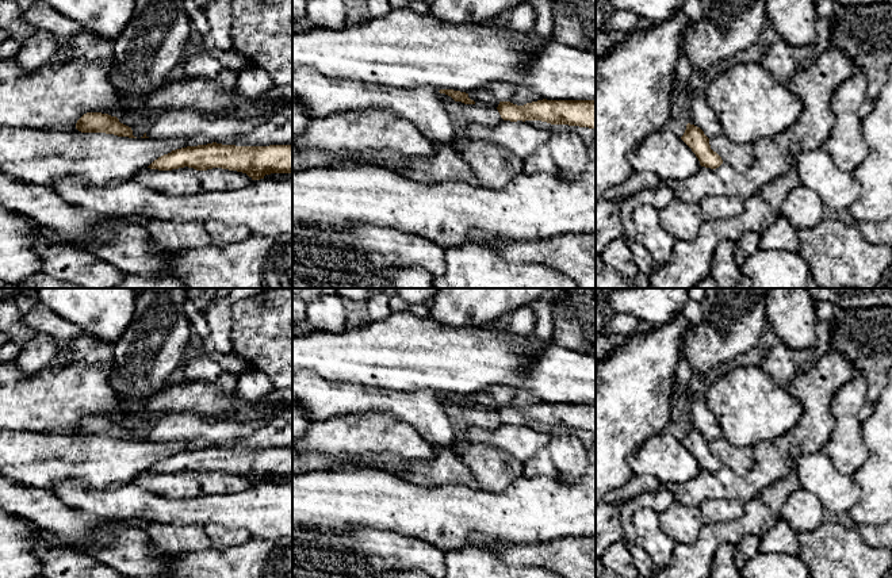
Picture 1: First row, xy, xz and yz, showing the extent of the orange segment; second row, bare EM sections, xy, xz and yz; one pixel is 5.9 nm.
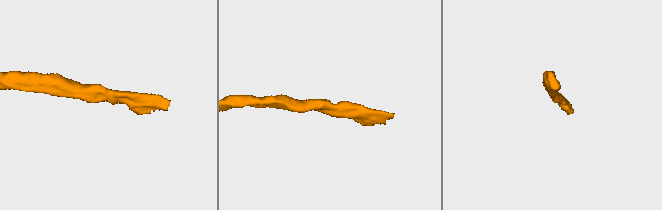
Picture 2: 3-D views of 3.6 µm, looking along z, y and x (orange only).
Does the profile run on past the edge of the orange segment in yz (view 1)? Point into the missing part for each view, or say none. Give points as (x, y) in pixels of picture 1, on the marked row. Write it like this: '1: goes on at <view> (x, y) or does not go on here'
1: does not go on here

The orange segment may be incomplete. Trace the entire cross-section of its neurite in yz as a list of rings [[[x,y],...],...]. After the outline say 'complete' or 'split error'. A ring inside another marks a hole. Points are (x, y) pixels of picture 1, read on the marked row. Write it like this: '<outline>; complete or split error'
[[[688,123],[681,139],[692,149],[701,166],[716,169],[723,164],[721,157],[711,149],[709,138],[700,127]]]; complete

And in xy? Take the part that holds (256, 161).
[[[213,142],[187,146],[158,157],[148,168],[172,171],[184,166],[196,171],[222,168],[260,180],[271,173],[292,173],[292,145],[236,146]]]; complete

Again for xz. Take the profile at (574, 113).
[[[537,100],[517,106],[499,102],[497,107],[504,120],[541,120],[551,125],[568,125],[596,129],[596,100]]]; complete

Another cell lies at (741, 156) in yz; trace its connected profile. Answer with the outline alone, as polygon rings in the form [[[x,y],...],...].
[[[719,134],[709,139],[709,145],[724,162],[740,173],[746,173],[755,161],[755,148],[753,143],[736,143],[724,134]]]

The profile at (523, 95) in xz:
[[[516,85],[516,92],[508,102],[517,106],[524,106],[527,103],[532,103],[543,99],[544,97],[540,96],[537,92],[535,92],[532,88],[524,85]]]

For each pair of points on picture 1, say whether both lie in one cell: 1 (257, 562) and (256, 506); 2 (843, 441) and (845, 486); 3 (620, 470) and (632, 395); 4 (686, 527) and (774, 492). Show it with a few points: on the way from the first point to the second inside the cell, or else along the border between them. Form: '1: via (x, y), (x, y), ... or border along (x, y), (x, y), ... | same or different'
1: border along (252, 536), (278, 540) | different
2: border along (823, 452), (843, 474), (852, 477) | different
3: via (619, 451), (619, 414) | same
4: border along (704, 524), (693, 542), (676, 542) | different

